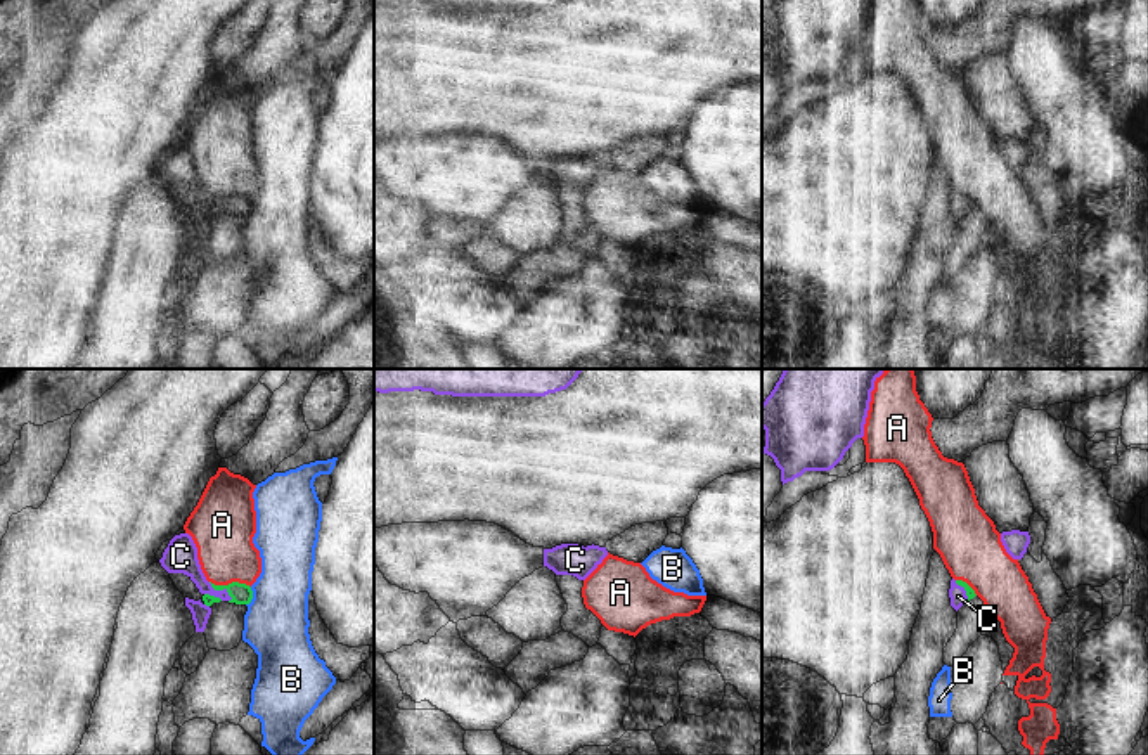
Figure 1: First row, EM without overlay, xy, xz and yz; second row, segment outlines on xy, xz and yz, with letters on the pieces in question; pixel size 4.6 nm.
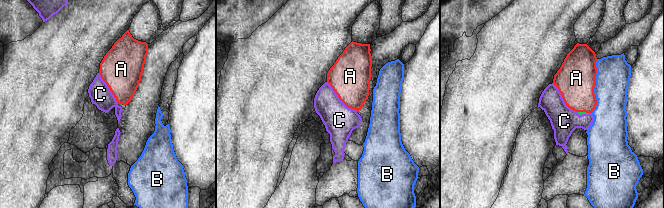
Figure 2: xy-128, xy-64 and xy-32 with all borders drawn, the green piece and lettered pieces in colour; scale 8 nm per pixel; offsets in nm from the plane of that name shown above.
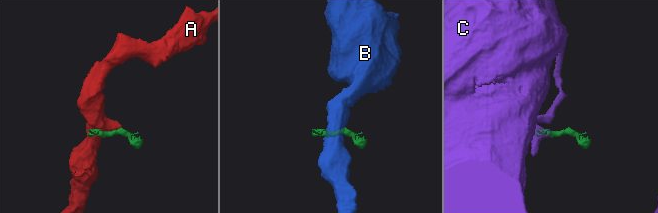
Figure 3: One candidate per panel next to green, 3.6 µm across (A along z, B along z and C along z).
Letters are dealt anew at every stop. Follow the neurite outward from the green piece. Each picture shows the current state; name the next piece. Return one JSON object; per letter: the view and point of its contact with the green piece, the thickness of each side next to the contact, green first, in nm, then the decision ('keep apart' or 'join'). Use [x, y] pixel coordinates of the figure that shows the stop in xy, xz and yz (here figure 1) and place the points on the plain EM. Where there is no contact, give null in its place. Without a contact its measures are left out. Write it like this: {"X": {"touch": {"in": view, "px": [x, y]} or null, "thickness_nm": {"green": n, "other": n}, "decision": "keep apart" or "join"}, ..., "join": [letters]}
{"A": {"touch": {"in": "xy", "px": [231, 196]}, "thickness_nm": {"green": 100, "other": 280}, "decision": "keep apart"}, "B": {"touch": {"in": "xy", "px": [251, 208]}, "thickness_nm": {"green": 100, "other": 300}, "decision": "keep apart"}, "C": {"touch": {"in": "xy", "px": [220, 201]}, "thickness_nm": {"green": 100, "other": 160}, "decision": "join"}, "join": ["C"]}

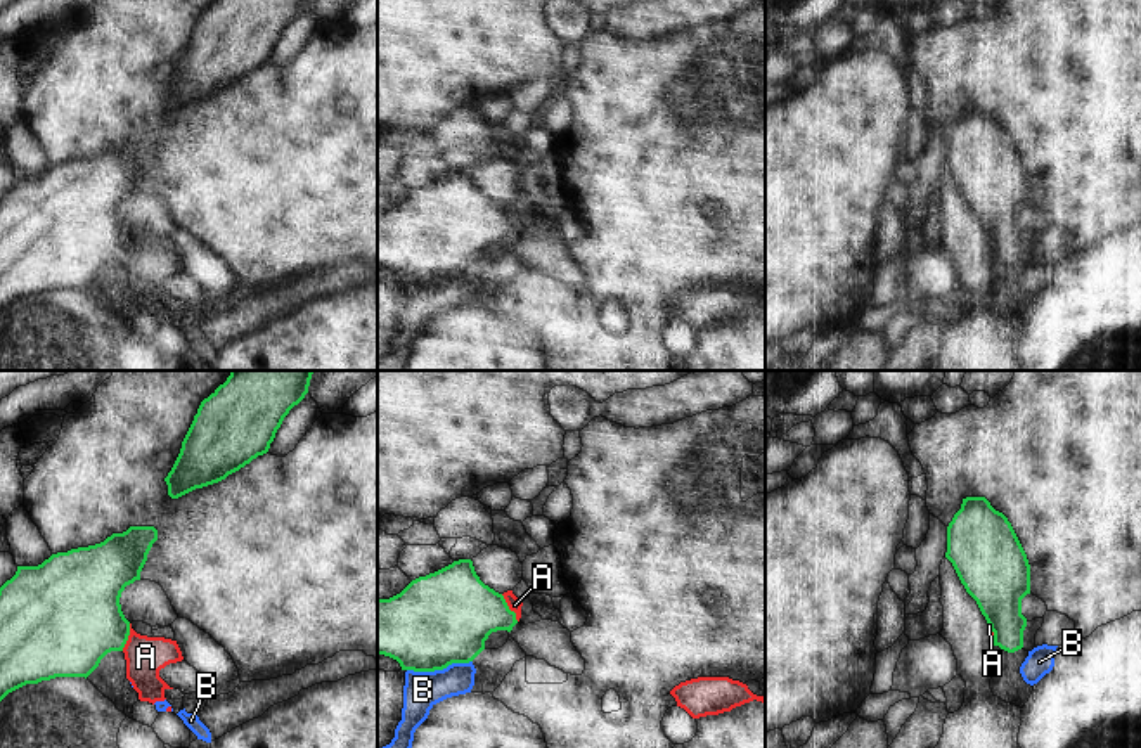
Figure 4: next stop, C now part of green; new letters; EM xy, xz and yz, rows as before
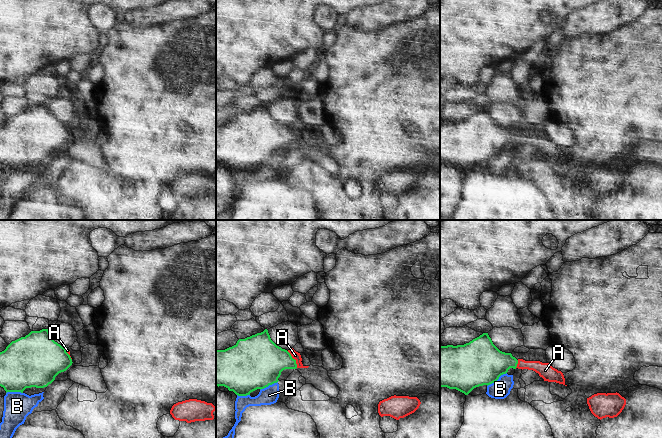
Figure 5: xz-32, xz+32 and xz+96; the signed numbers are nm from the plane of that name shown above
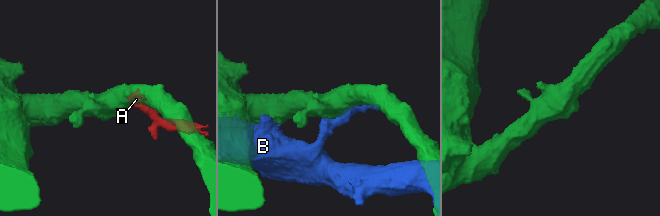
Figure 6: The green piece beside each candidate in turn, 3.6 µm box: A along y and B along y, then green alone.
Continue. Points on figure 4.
{"A": {"touch": {"in": "xz", "px": [508, 220]}, "thickness_nm": {"green": 380, "other": 70}, "decision": "join"}, "B": {"touch": {"in": "xz", "px": [438, 281]}, "thickness_nm": {"green": 420, "other": 170}, "decision": "keep apart"}, "join": ["A"]}

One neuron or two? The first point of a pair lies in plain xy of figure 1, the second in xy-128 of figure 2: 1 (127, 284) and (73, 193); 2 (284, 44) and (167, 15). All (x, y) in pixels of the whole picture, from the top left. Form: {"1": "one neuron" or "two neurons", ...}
{"1": "one neuron", "2": "one neuron"}

